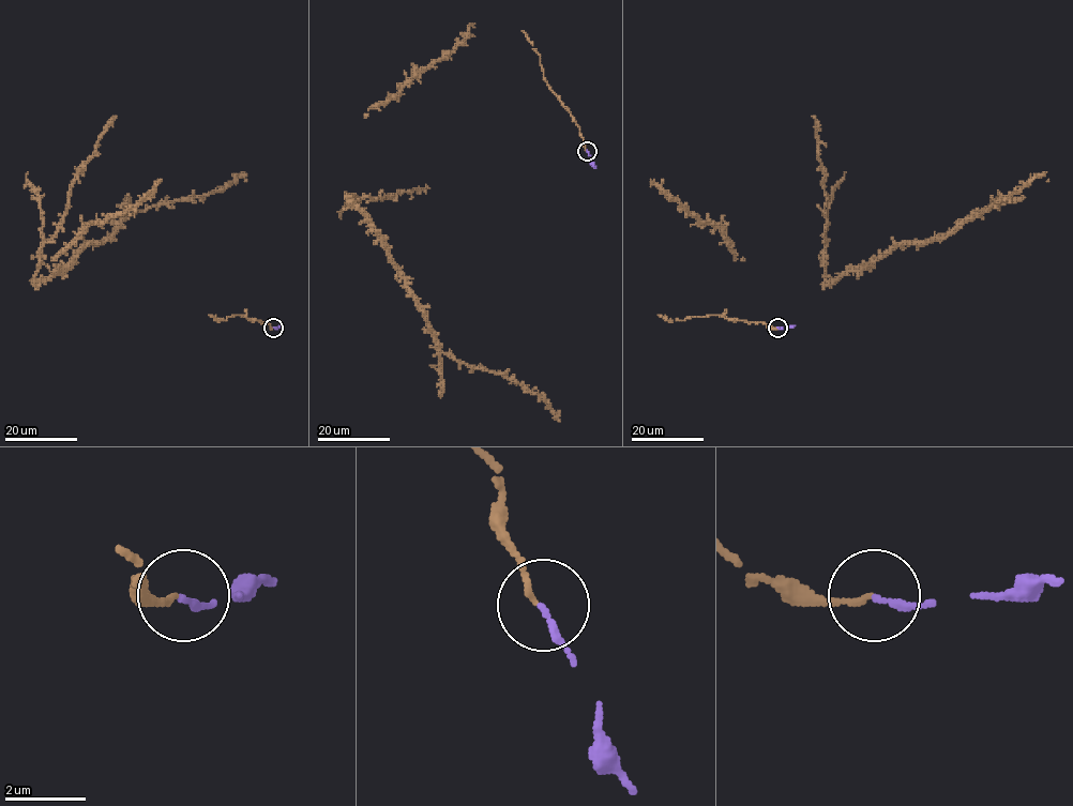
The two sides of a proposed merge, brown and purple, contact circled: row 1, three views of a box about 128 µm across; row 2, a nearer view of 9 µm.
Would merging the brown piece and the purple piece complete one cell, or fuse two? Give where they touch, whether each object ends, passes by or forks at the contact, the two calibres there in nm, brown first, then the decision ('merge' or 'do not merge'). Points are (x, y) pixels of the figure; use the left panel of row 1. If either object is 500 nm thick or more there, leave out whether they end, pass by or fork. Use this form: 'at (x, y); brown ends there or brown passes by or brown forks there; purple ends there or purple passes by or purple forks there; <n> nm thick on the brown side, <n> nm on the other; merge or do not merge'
at (273, 328); brown ends there; purple ends there; 130 nm thick on the brown side, 150 nm on the other; merge

